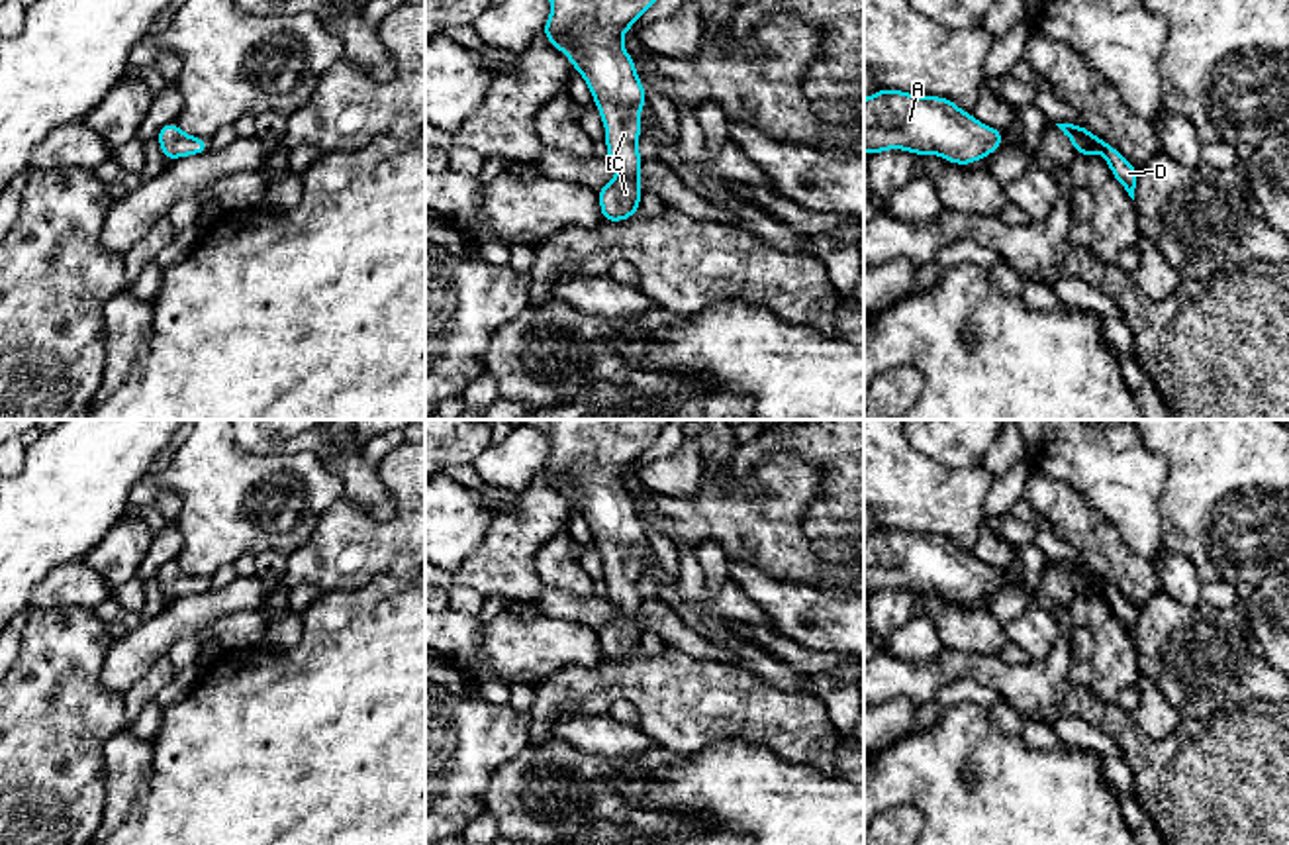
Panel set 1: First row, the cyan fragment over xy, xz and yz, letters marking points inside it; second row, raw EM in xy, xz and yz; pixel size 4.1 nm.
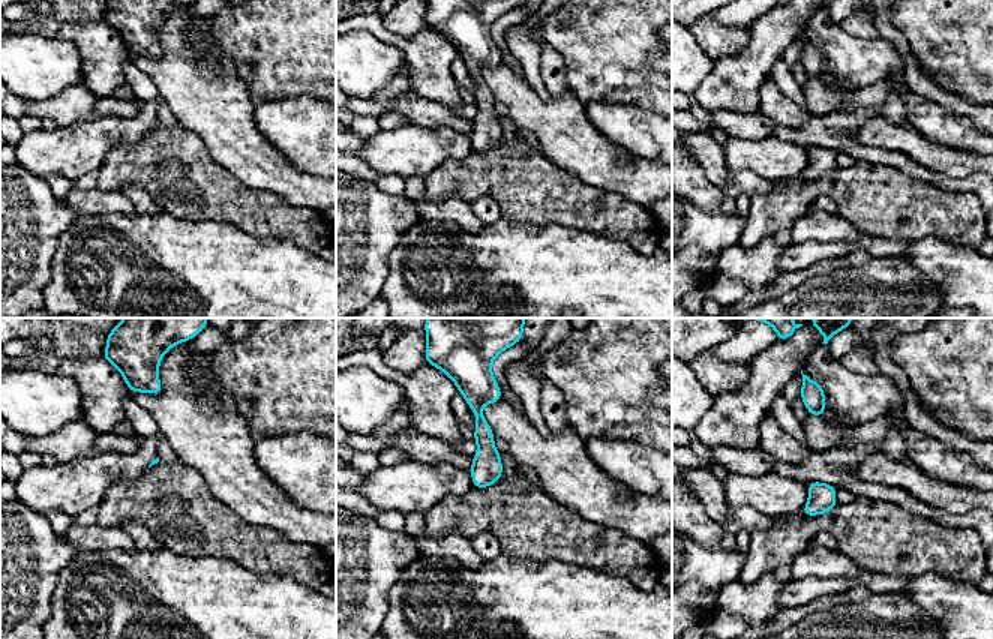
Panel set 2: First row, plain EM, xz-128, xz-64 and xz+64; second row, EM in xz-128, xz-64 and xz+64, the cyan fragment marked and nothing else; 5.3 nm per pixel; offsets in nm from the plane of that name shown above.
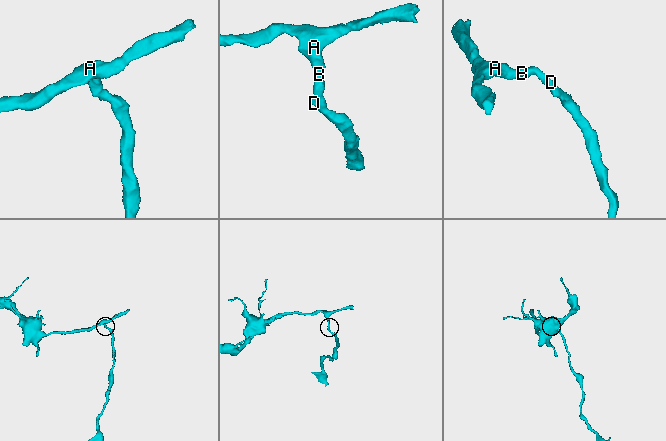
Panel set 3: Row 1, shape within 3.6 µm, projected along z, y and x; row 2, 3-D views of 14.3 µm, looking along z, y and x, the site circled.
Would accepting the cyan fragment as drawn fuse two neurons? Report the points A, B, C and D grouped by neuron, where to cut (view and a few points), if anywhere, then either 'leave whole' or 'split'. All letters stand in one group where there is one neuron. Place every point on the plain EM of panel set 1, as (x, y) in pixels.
A B C D; no cut; leave whole

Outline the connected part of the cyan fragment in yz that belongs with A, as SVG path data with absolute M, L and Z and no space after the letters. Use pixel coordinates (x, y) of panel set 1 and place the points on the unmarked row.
M882 527L864 539L864 592L907 588L970 604L999 588L1003 569L979 563L952 539Z

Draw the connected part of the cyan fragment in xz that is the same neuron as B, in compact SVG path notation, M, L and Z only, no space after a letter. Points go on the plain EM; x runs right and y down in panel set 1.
M523 420L547 433L552 451L541 469L574 504L597 543L605 563L607 598L617 608L617 618L597 629L601 659L623 661L639 651L643 623L639 612L643 596L637 590L641 561L637 553L646 545L646 531L639 520L635 502L625 490L621 474L635 465L660 435L670 420Z

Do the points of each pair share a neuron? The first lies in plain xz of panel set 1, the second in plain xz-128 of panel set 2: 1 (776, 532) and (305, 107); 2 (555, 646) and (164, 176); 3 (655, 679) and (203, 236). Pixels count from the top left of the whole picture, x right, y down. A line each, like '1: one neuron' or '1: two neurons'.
1: two neurons
2: two neurons
3: two neurons

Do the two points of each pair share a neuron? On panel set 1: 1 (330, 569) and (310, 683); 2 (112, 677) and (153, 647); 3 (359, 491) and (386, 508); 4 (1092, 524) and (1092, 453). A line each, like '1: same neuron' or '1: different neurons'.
1: different neurons
2: same neuron
3: same neuron
4: different neurons

